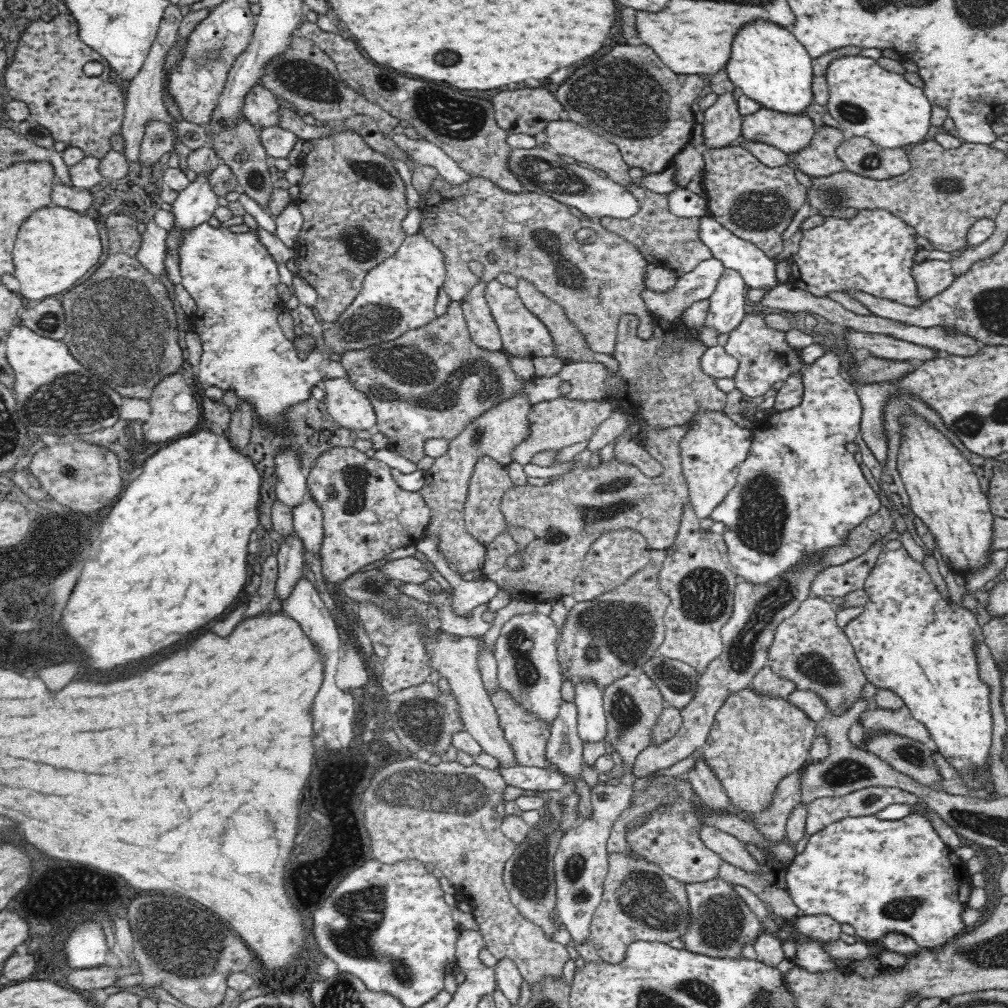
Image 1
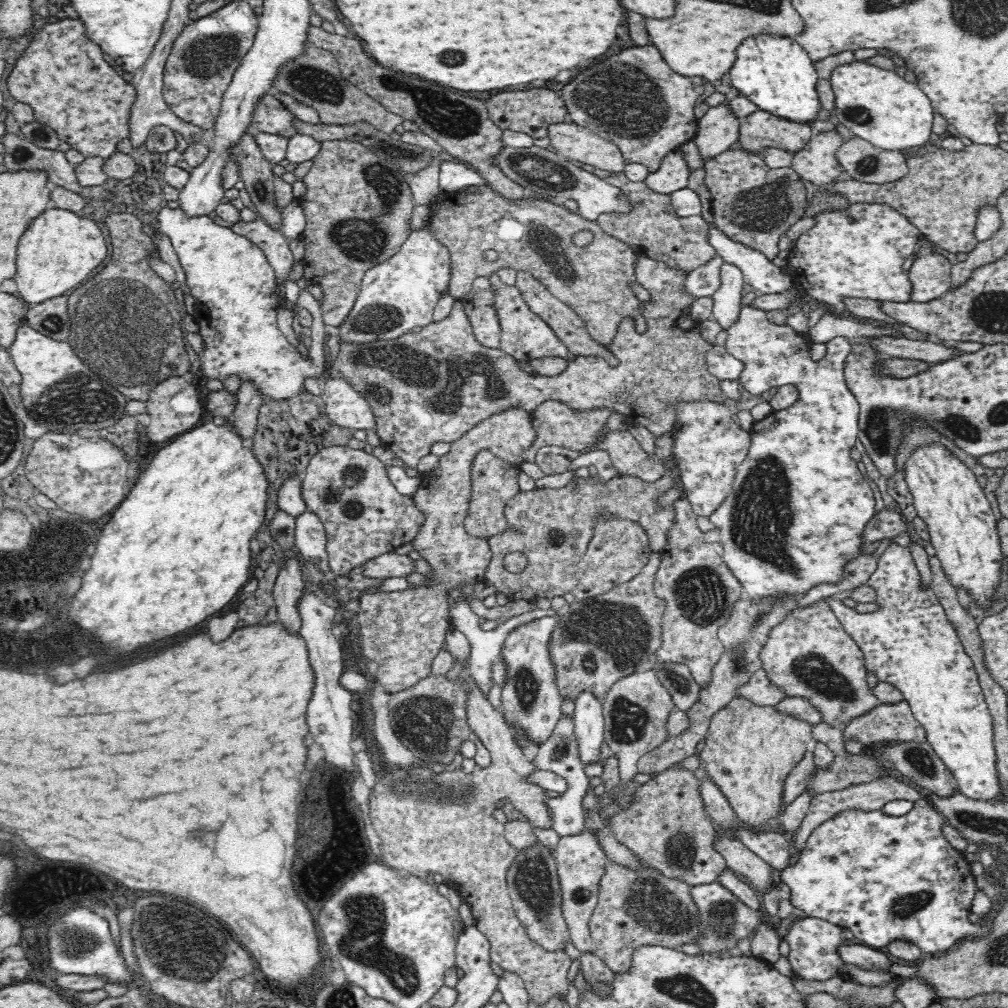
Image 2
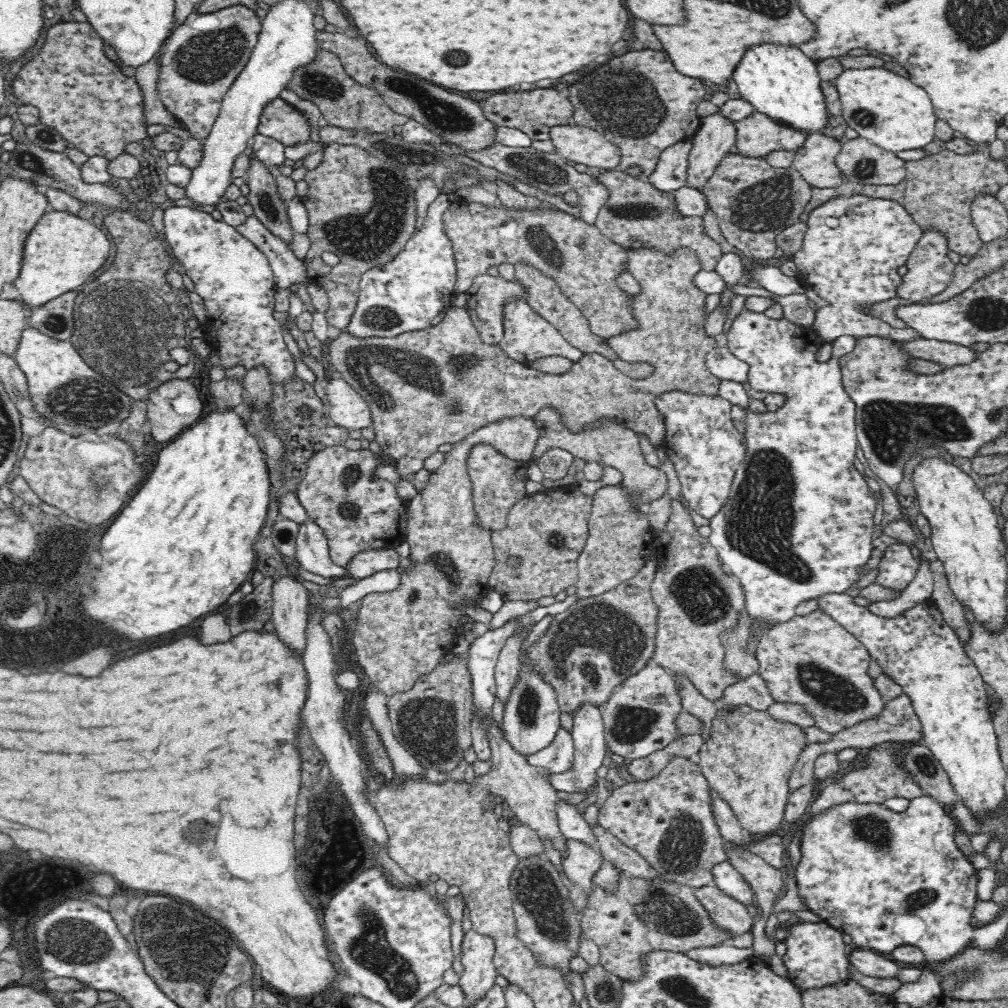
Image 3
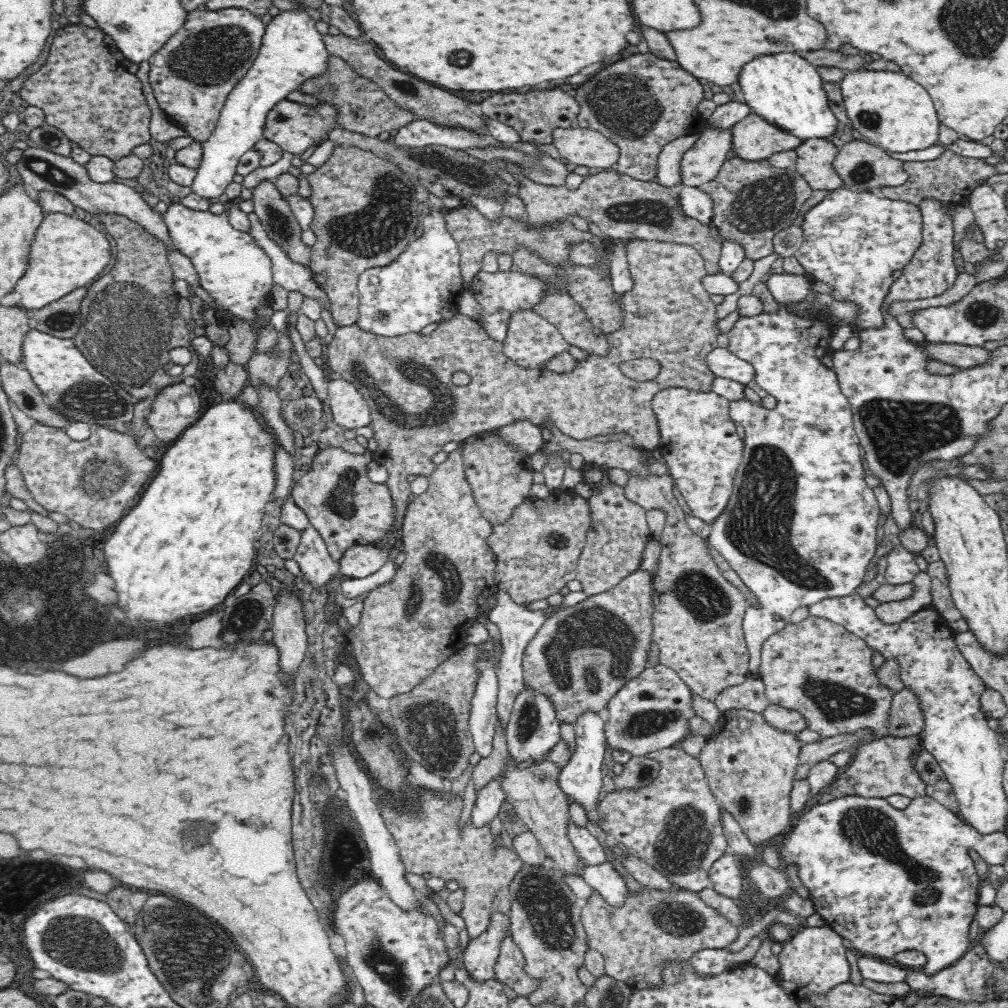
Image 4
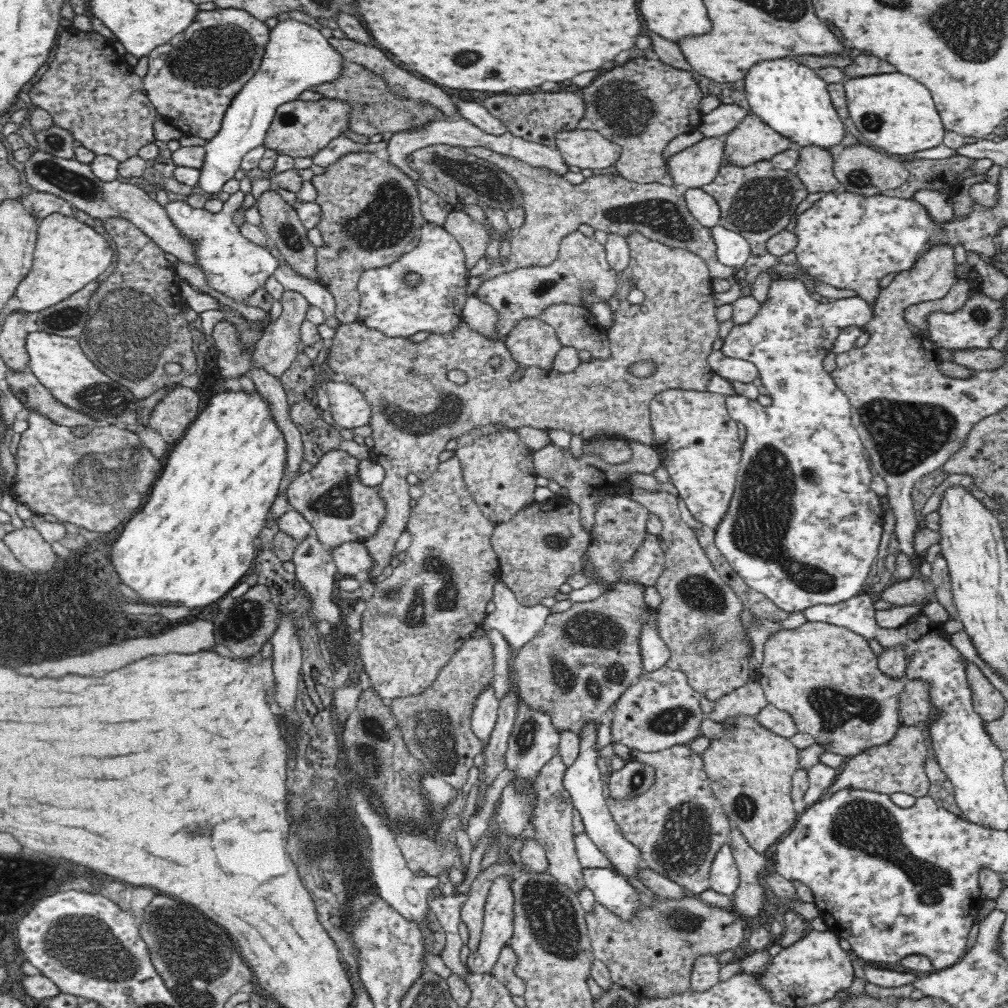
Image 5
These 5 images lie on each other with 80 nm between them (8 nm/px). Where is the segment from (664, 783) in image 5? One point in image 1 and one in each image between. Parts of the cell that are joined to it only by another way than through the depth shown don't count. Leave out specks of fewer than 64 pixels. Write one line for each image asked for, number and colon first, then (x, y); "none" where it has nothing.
1: (669, 838)
2: (667, 827)
3: (668, 820)
4: (674, 824)

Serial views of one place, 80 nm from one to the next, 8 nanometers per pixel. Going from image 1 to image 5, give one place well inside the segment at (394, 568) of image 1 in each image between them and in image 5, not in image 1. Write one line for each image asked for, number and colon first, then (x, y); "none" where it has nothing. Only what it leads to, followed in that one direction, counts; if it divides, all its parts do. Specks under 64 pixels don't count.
2: (389, 565)
3: (367, 563)
4: (359, 561)
5: (353, 559)

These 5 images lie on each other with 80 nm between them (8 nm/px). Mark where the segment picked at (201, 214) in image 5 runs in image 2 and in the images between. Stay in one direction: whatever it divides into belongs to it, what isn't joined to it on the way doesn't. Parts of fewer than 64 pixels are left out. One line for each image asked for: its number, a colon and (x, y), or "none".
2: (235, 287)
3: (233, 277)
4: (237, 274)

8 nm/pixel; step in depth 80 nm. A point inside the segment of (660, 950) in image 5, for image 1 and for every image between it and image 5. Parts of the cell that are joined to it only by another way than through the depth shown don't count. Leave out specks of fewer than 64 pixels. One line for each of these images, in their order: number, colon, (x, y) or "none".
1: (640, 902)
2: (634, 908)
3: (641, 915)
4: (652, 926)

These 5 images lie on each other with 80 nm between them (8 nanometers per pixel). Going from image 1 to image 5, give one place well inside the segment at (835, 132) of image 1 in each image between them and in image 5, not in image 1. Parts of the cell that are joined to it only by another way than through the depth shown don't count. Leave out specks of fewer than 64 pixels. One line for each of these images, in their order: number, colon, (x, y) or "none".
2: (817, 162)
3: (815, 160)
4: (815, 156)
5: (814, 167)

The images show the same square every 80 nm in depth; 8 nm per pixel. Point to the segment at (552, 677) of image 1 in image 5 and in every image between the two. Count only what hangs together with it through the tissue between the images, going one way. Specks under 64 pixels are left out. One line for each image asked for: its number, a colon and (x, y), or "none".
2: (530, 697)
3: (531, 714)
4: (533, 728)
5: (533, 741)

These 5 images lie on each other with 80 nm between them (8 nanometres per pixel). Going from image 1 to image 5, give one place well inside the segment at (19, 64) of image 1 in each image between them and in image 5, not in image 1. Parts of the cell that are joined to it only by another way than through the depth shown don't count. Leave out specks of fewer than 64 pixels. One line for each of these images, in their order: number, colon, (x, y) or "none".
2: (62, 75)
3: (77, 90)
4: (84, 91)
5: (89, 89)

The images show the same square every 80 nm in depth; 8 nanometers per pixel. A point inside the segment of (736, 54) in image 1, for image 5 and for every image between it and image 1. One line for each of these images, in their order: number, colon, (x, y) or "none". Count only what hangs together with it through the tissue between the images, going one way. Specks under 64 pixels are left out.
2: (773, 71)
3: (780, 81)
4: (786, 90)
5: (791, 98)

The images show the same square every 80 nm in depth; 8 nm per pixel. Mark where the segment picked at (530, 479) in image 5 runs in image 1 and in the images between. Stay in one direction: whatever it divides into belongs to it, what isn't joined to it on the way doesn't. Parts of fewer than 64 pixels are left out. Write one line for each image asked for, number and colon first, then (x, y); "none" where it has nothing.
1: (484, 520)
2: (493, 481)
3: (497, 482)
4: (500, 479)

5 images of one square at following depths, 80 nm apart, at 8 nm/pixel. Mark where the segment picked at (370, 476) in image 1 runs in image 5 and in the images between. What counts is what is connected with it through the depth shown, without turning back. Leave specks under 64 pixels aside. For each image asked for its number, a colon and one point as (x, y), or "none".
2: (364, 515)
3: (357, 511)
4: (348, 509)
5: (331, 497)

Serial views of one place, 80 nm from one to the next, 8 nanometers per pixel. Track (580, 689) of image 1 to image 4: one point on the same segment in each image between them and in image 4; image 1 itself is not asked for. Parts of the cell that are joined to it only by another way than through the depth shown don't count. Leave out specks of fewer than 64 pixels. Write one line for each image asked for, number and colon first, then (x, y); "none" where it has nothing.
2: (589, 723)
3: (588, 731)
4: (581, 778)

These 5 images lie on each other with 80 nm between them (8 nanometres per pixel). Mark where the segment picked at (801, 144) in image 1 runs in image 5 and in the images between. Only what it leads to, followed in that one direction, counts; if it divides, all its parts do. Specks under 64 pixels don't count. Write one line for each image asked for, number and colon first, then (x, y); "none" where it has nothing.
2: (761, 129)
3: (757, 135)
4: (753, 139)
5: (752, 140)

